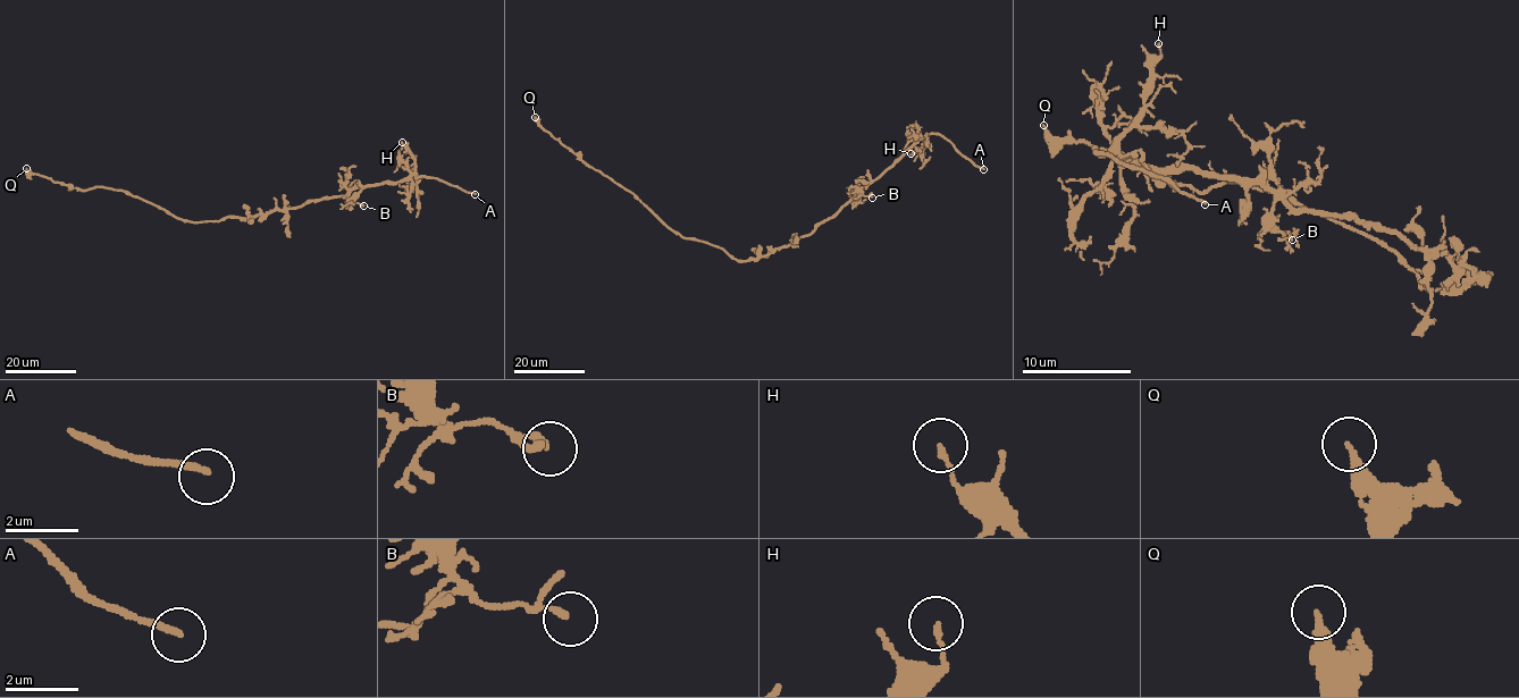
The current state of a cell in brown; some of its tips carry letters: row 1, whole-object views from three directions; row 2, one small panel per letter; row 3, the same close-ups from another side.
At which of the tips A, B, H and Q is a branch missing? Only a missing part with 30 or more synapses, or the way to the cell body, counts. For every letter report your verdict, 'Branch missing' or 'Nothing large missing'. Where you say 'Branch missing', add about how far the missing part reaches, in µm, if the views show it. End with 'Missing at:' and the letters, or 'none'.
A: Branch missing. Missing length about 20 µm
B: Nothing large missing
H: Nothing large missing
Q: Nothing large missing
Missing at: A

